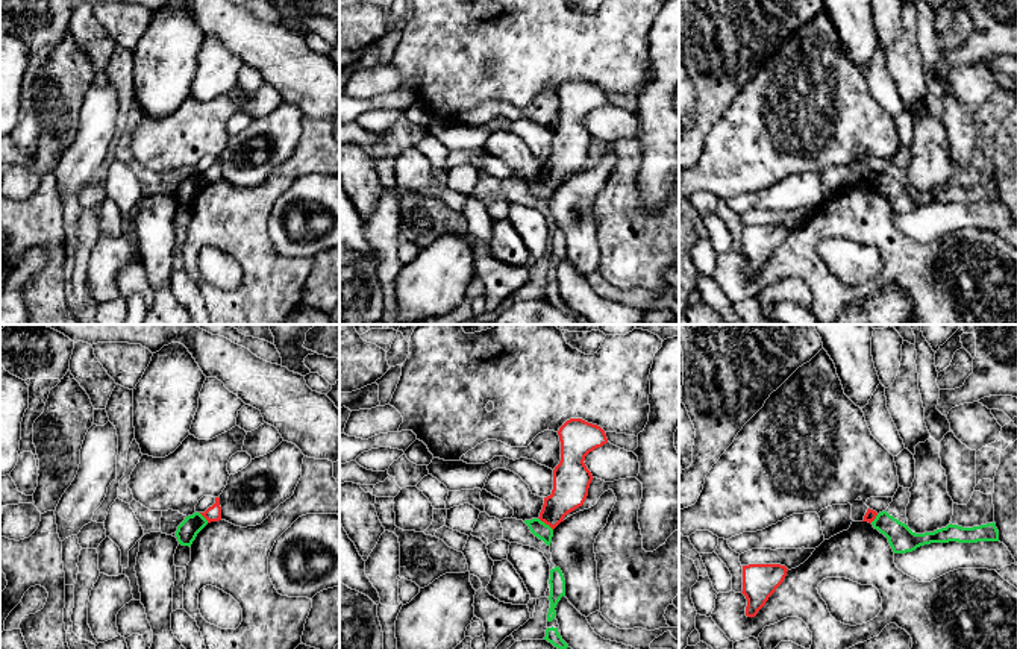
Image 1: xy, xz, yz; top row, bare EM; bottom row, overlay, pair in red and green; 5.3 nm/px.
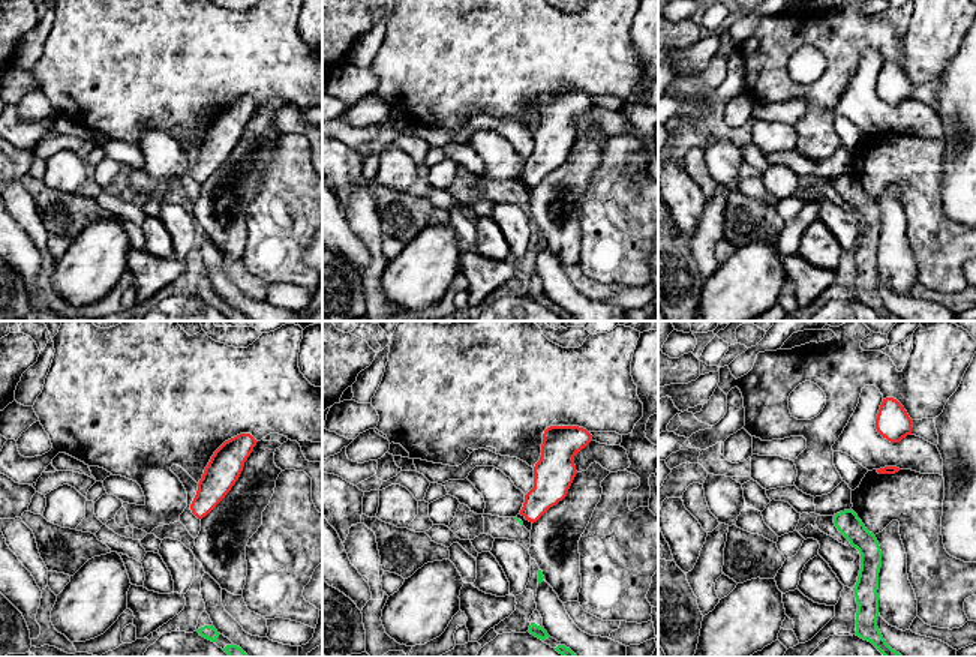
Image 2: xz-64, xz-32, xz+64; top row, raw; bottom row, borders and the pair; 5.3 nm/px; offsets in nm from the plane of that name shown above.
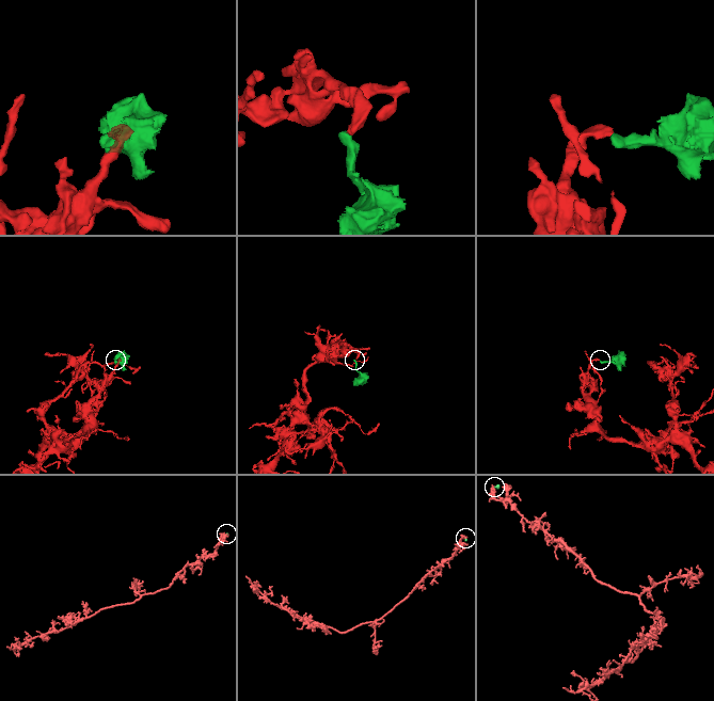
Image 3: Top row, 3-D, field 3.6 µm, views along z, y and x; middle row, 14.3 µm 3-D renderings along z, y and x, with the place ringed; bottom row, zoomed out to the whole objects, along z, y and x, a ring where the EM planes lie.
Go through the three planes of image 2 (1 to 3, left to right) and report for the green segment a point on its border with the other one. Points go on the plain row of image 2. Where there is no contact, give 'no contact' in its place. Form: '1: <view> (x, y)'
1: no contact
2: no contact
3: no contact

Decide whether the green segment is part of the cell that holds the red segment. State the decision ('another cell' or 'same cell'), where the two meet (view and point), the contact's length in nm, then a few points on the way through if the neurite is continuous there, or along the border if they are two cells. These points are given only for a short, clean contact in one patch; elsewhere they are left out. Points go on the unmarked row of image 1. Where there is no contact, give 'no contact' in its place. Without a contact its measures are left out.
another cell | xz (546, 184) | 100 nm | along xz (538, 178), (552, 190)

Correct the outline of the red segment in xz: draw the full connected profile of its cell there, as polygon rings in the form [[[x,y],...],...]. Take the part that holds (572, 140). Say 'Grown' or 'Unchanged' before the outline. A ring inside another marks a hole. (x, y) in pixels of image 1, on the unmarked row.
Unchanged. [[[582,79],[567,80],[558,91],[561,121],[553,130],[552,155],[544,158],[540,180],[555,190],[564,177],[582,167],[593,141],[585,117],[608,103],[605,91]]]

